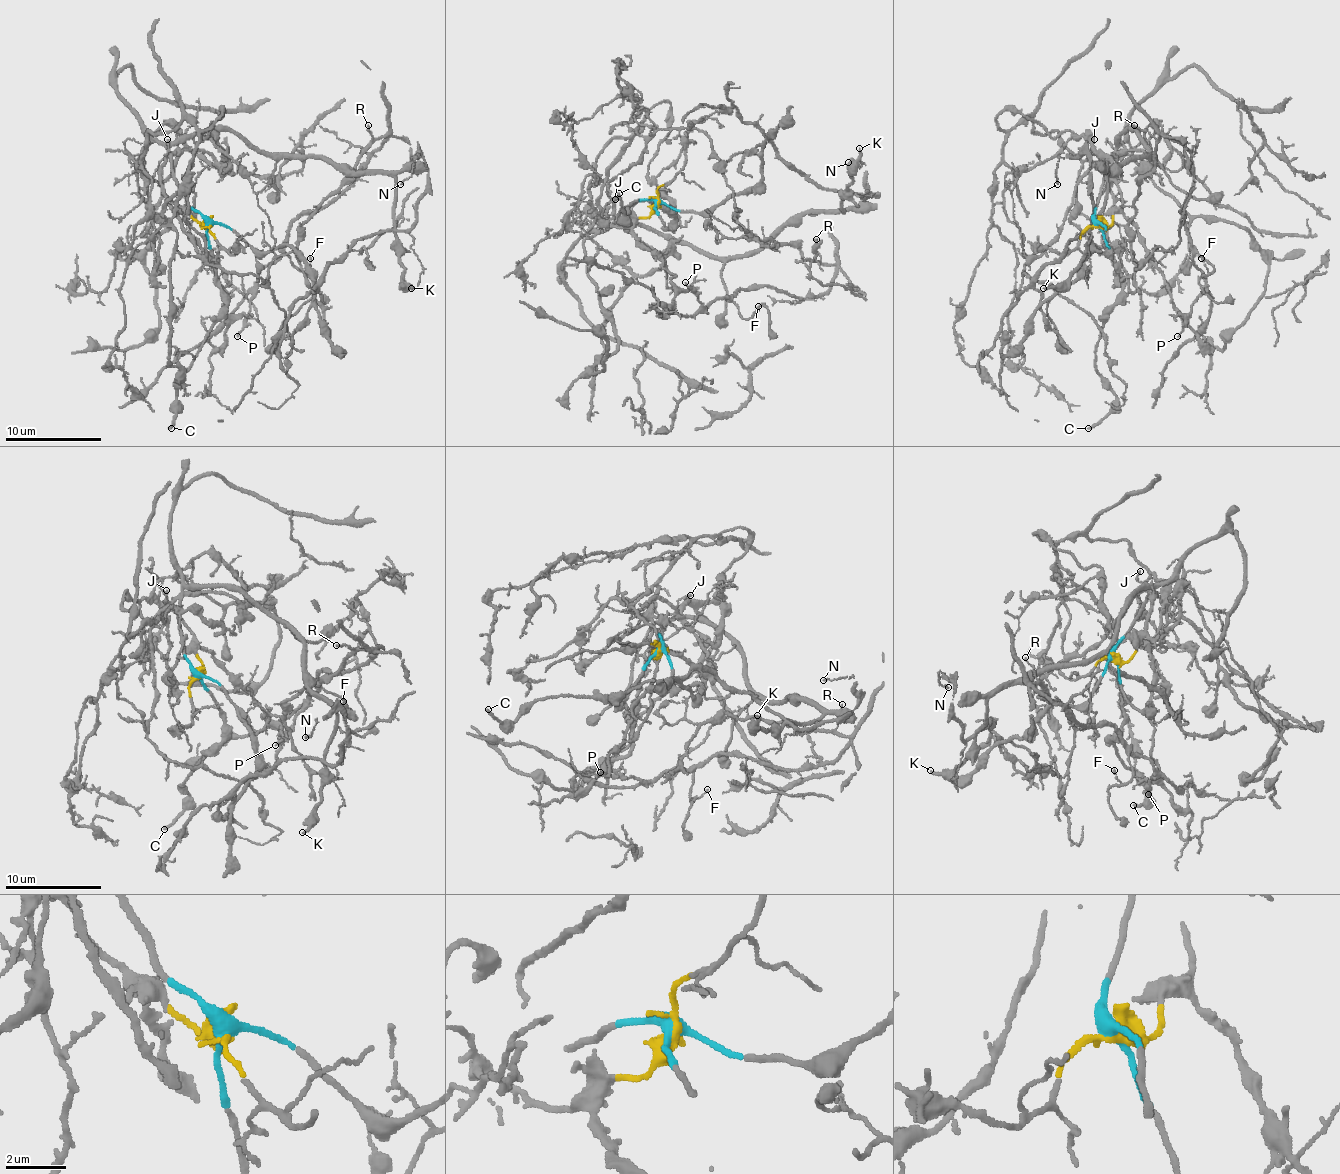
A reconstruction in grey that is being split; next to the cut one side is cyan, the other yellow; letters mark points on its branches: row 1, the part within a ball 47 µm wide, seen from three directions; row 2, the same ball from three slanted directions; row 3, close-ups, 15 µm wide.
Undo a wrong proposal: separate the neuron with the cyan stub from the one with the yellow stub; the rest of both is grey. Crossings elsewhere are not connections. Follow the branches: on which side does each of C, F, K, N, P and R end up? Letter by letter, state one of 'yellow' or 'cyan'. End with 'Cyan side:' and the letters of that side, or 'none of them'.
C: cyan
F: cyan
K: cyan
N: cyan
P: cyan
R: cyan
Cyan side: C, F, K, N, P, R

